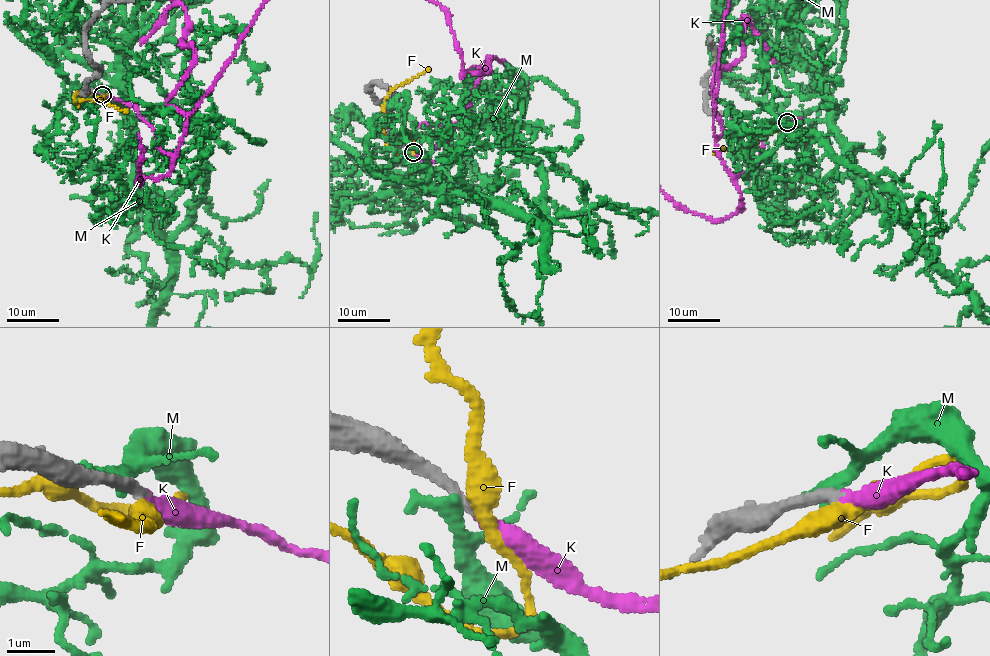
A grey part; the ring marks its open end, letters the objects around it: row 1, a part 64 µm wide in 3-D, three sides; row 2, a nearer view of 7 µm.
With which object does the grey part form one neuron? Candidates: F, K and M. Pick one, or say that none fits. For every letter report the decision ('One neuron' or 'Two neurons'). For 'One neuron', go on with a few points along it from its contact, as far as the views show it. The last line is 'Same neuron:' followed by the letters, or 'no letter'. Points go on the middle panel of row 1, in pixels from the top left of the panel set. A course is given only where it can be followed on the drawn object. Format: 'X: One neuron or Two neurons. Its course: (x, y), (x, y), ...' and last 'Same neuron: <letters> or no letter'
F: Two neurons
K: One neuron
M: Two neurons
Same neuron: K

